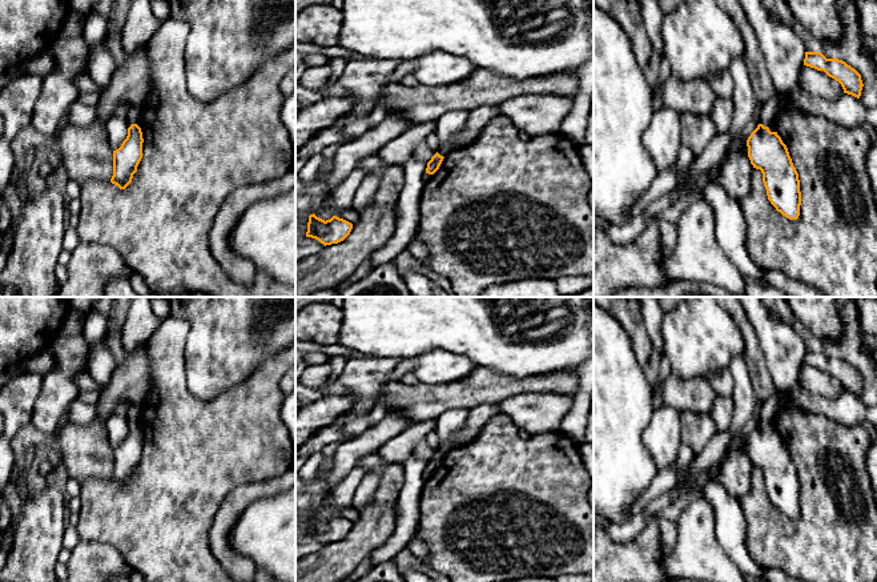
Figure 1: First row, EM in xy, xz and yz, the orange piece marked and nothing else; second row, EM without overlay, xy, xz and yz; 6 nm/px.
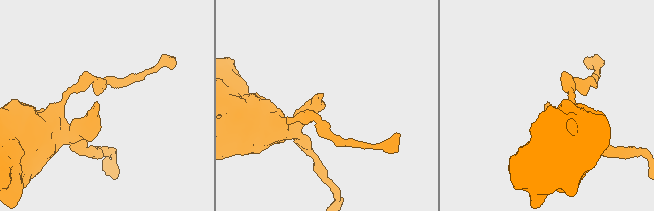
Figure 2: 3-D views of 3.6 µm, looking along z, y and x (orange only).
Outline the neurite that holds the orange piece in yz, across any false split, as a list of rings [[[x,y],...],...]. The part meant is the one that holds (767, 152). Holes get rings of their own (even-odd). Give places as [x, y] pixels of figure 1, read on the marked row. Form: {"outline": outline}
{"outline": [[[759,124],[747,140],[748,157],[763,173],[763,182],[771,204],[789,220],[800,216],[800,180],[787,145],[777,132]]]}

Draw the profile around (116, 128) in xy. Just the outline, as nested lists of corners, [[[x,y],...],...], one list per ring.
[[[113,115],[105,121],[105,133],[108,136],[108,143],[112,149],[118,149],[128,136],[126,121],[117,115]]]

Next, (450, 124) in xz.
[[[458,109],[446,112],[435,120],[435,133],[439,139],[438,153],[440,156],[446,157],[450,152],[458,148],[452,141],[454,137],[463,129],[467,119],[468,112]]]

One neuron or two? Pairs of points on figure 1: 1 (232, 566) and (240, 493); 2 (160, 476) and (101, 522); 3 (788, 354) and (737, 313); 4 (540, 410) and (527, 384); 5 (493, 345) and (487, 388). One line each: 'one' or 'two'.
1: one
2: one
3: two
4: two
5: two

